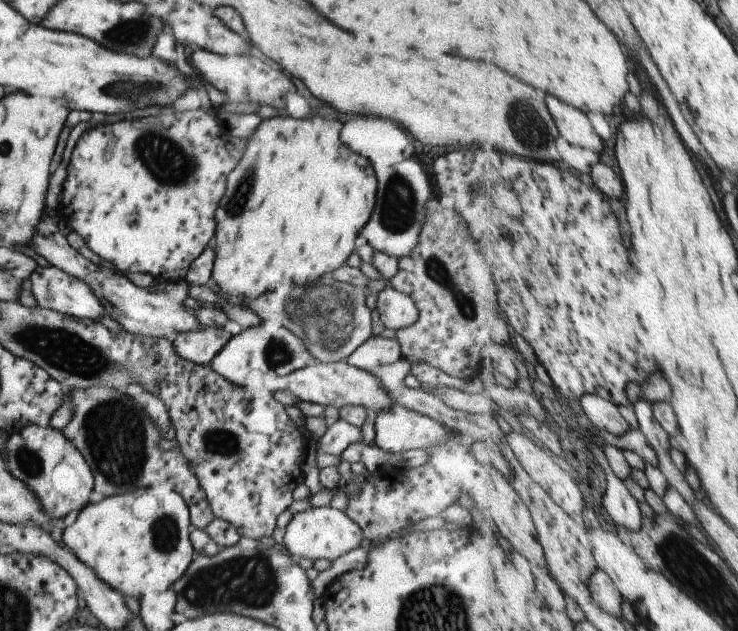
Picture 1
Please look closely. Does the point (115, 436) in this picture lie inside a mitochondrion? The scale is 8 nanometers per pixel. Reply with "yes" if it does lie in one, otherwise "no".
yes

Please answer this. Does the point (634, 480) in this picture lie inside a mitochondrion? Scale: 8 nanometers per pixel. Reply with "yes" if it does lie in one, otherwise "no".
no

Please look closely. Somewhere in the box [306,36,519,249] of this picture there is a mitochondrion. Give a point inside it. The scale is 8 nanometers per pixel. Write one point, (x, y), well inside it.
(399, 206)

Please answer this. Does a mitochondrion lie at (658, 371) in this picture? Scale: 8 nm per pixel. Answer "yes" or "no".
no

